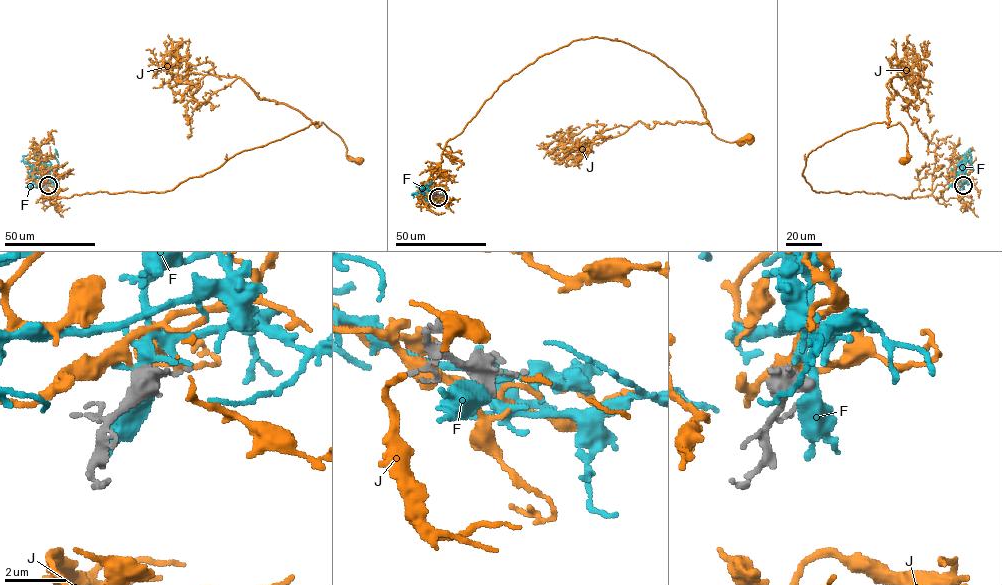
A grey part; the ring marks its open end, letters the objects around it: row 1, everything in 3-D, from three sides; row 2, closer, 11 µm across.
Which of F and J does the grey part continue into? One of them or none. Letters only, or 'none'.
none

